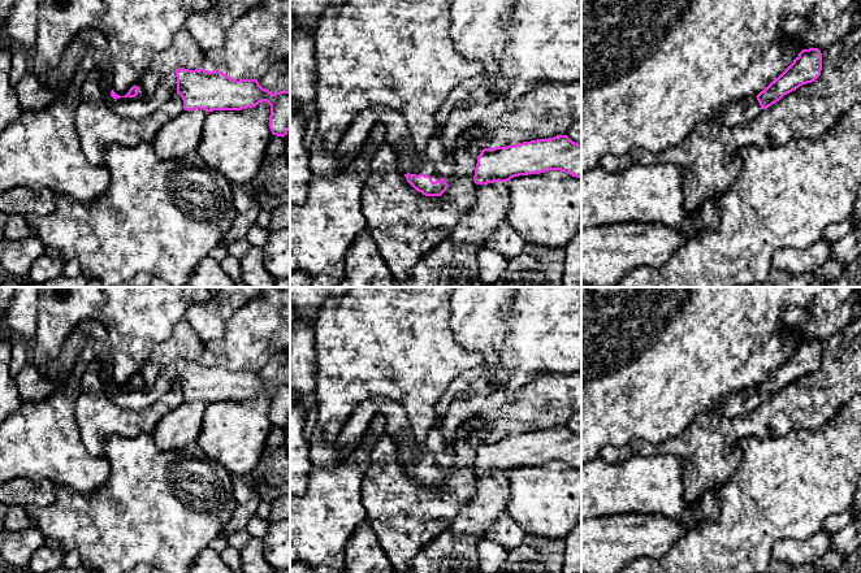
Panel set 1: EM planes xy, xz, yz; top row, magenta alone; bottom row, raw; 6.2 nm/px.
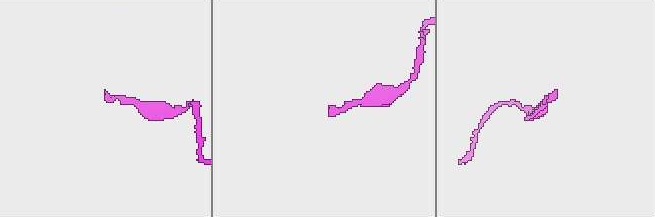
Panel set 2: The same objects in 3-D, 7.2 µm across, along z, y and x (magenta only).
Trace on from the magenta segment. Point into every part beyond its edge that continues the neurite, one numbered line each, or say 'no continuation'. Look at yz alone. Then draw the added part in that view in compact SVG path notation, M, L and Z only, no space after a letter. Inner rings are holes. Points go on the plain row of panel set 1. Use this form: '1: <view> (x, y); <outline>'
1: yz (745, 400); M749 387L724 398L723 403L717 408L715 412L731 418L753 411L761 404L761 401L762 399L757 388Z

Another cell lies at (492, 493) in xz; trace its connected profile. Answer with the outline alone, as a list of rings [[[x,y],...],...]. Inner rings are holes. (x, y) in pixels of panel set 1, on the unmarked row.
[[[493,473],[488,476],[476,476],[475,496],[454,517],[450,530],[459,537],[480,535],[485,538],[490,525],[502,512],[506,512],[510,499],[510,481],[506,473]]]

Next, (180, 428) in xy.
[[[183,400],[179,407],[166,413],[152,433],[157,447],[169,451],[195,443],[207,407],[208,403],[204,400]]]

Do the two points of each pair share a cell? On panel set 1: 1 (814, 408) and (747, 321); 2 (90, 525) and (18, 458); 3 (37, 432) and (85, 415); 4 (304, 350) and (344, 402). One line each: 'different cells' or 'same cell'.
1: different cells
2: different cells
3: different cells
4: different cells

